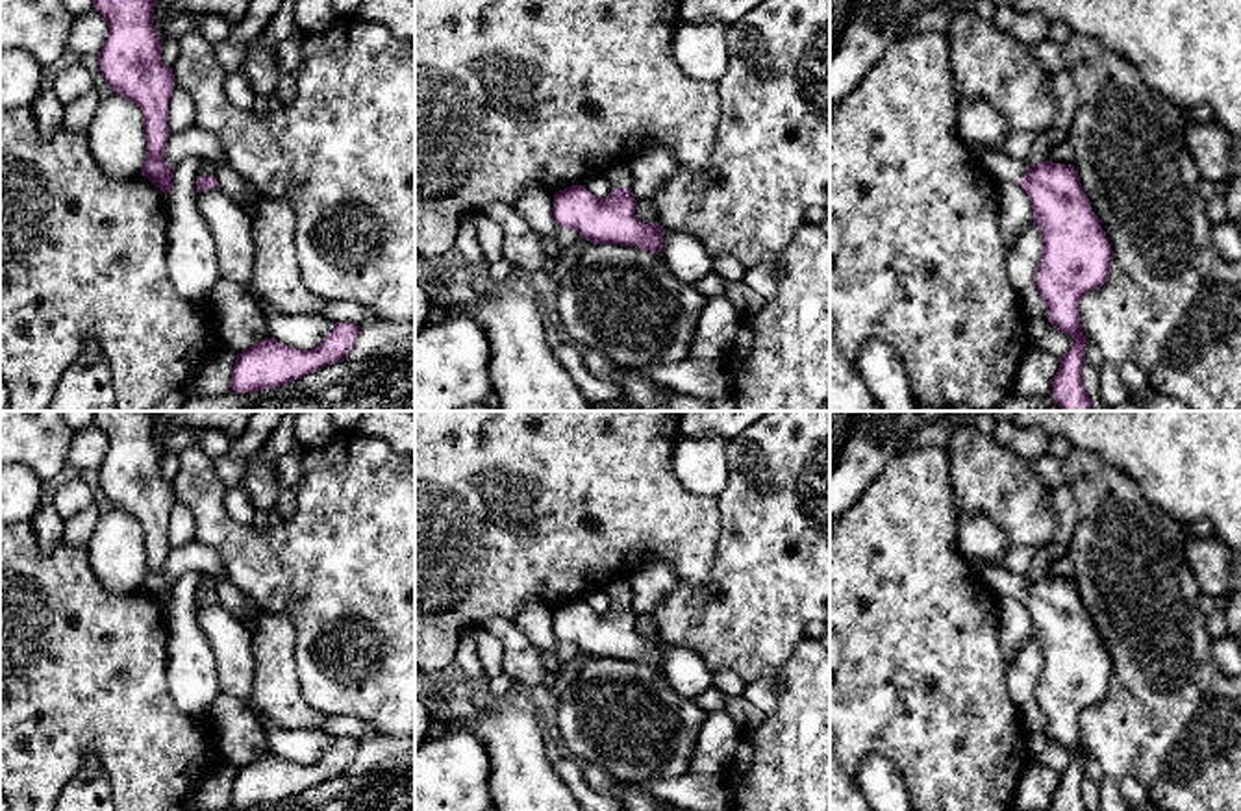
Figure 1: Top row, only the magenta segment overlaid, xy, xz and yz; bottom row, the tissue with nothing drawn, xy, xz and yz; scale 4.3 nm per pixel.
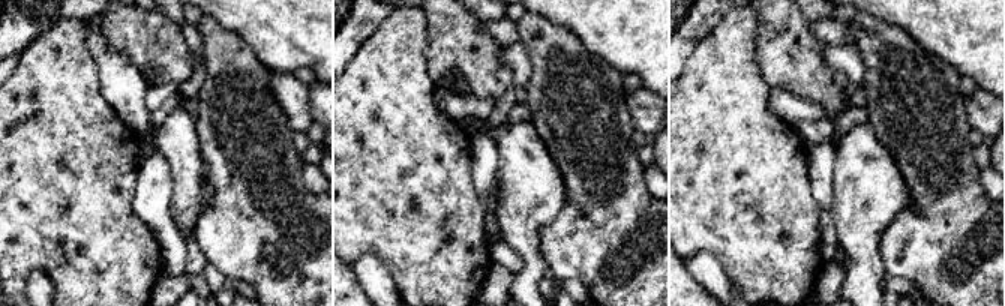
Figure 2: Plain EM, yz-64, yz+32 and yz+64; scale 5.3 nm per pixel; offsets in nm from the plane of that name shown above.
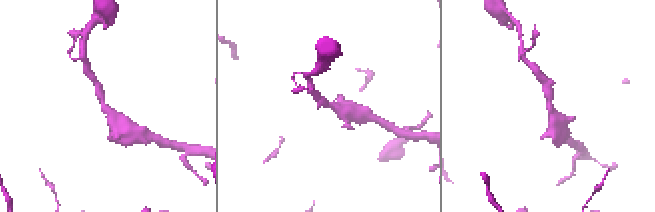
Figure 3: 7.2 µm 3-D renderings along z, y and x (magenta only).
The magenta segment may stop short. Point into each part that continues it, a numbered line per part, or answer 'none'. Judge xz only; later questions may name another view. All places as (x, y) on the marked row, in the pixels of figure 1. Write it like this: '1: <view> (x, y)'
1: xz (619, 174)

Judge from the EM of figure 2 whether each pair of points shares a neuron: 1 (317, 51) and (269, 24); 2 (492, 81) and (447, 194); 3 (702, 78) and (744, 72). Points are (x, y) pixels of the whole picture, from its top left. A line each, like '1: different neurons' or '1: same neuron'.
1: same neuron
2: different neurons
3: same neuron

